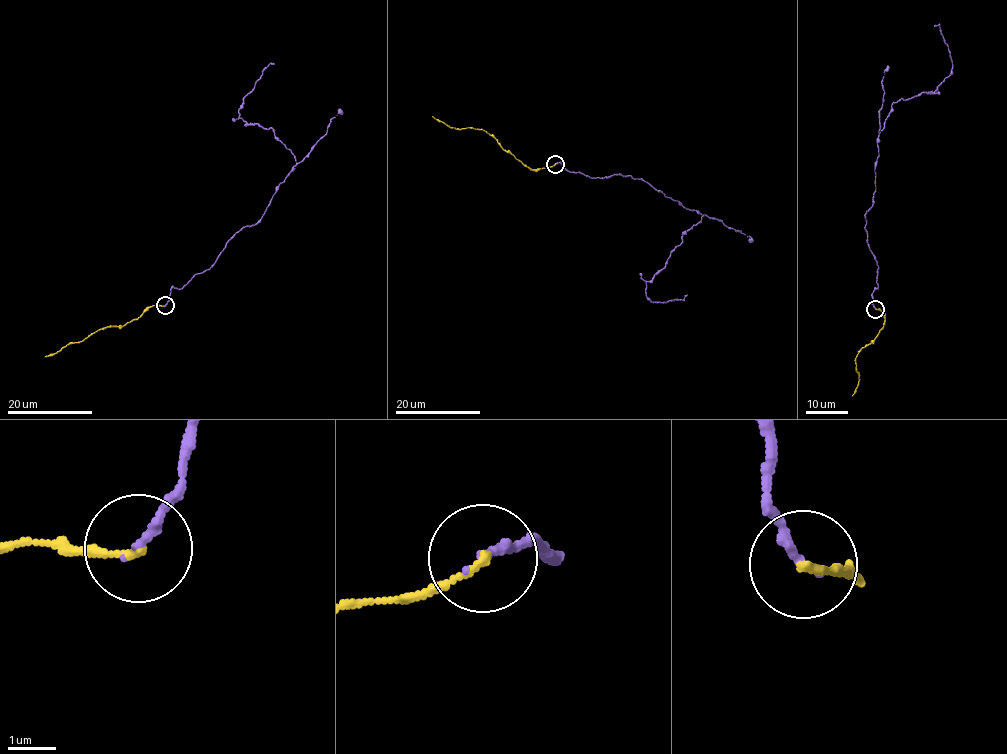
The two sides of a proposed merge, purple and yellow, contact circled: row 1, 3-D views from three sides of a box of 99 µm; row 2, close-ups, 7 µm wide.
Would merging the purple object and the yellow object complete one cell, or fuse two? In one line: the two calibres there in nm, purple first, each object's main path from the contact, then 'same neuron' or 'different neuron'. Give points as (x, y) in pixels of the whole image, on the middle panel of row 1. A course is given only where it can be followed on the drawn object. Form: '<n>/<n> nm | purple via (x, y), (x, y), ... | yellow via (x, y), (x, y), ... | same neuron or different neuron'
190/150 nm | purple via (555, 164), (589, 177), (612, 174), (642, 180), (702, 216), (646, 283), (650, 302), (687, 295) | yellow via (555, 164), (530, 169), (484, 130), (449, 127), (432, 116) | same neuron

